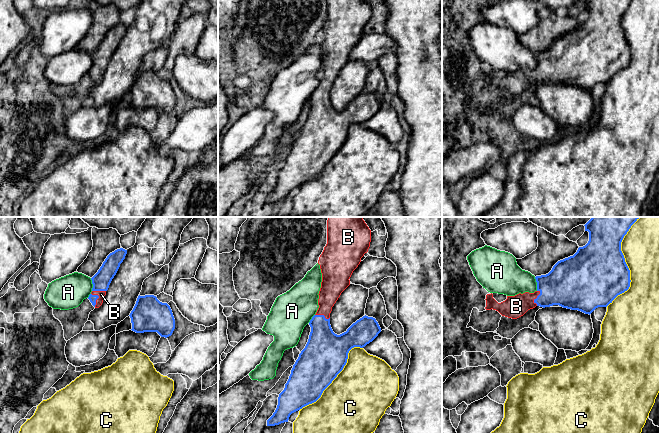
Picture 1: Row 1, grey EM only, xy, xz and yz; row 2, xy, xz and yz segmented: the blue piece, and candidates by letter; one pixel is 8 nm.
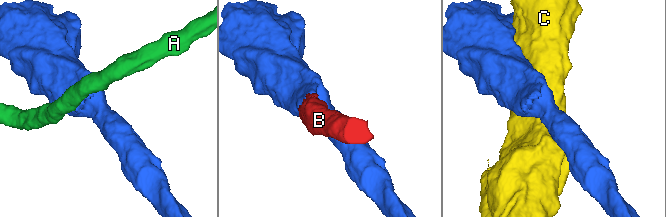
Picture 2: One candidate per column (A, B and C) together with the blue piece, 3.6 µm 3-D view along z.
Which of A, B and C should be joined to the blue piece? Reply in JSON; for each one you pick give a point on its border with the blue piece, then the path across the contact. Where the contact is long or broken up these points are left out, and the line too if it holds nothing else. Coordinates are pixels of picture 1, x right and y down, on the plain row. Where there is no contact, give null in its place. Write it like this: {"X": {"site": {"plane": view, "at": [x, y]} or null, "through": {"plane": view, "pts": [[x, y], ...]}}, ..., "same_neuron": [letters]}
{"B": {"site": {"plane": "yz", "at": [536, 74]}}, "same_neuron": ["B"]}

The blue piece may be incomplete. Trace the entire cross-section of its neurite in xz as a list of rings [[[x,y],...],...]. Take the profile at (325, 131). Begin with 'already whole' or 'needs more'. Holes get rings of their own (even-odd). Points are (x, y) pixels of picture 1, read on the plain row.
needs more; [[[327,0],[327,20],[318,36],[322,49],[321,64],[318,70],[319,84],[309,98],[311,108],[308,118],[293,141],[285,164],[279,170],[277,184],[267,196],[267,202],[288,198],[292,189],[316,178],[343,146],[349,127],[354,123],[365,123],[381,108],[376,95],[366,91],[340,111],[335,110],[330,101],[332,83],[341,69],[350,61],[349,55],[360,40],[361,34],[368,28],[370,18],[371,6],[367,0]]]

